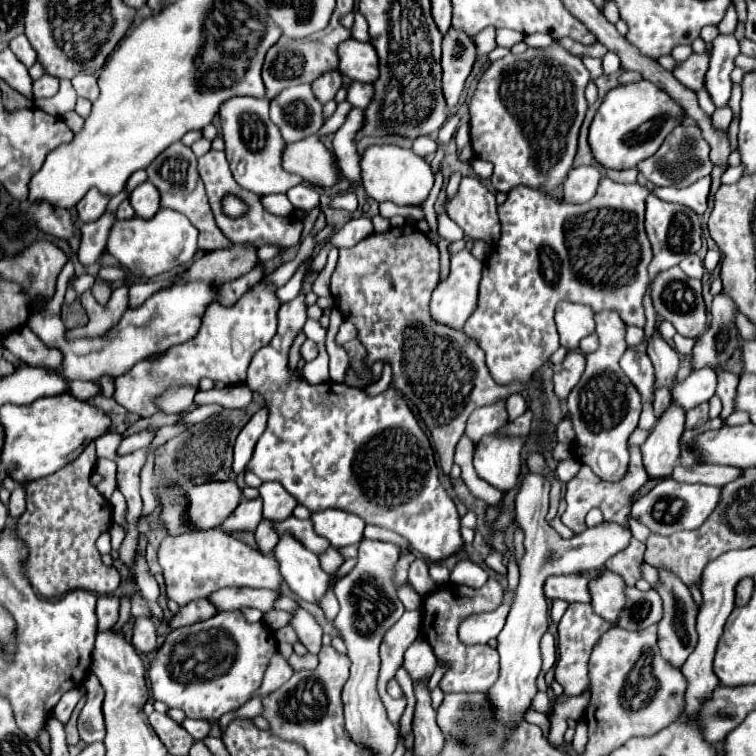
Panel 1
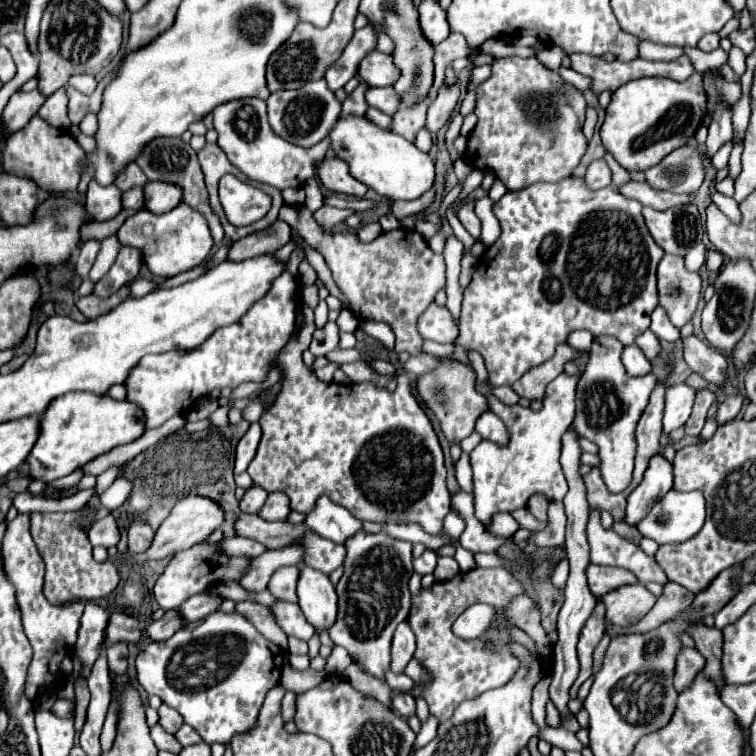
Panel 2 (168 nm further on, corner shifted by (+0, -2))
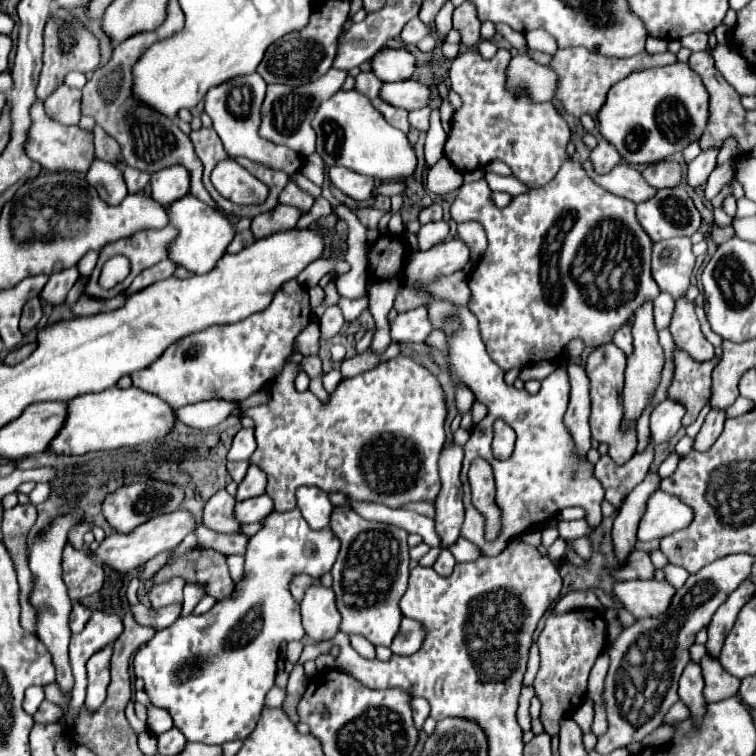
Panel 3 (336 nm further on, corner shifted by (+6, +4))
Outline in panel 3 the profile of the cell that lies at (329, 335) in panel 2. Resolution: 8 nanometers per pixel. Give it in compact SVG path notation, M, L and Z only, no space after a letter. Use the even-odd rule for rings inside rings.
M332 305L324 311L324 315L320 317L320 331L322 331L322 339L330 339L334 337L344 325L344 315L340 311L338 305Z

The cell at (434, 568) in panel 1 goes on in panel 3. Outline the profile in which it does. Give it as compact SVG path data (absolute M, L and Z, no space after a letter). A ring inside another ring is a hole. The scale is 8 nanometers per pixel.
M444 549L444 551L440 553L440 557L438 557L438 561L434 563L434 571L436 571L438 575L450 575L452 569L454 569L454 565L456 565L454 555L452 555L448 549Z

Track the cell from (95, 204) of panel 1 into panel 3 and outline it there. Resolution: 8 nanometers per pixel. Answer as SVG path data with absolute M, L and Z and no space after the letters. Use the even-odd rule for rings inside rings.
M96 159L92 163L86 179L90 185L94 185L98 189L100 197L106 199L108 205L118 205L128 195L126 183L122 177L122 169L118 169L112 163L106 163L102 159Z

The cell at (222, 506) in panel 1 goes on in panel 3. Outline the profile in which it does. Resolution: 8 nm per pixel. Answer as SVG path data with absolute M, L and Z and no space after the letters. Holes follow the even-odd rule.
M180 509L178 513L168 513L168 515L162 515L162 517L154 517L142 525L138 525L134 531L130 533L112 533L112 535L106 535L106 539L100 543L100 547L96 549L96 559L102 563L102 565L108 565L110 569L118 571L118 573L128 573L136 567L140 567L142 563L146 563L148 559L156 557L158 553L162 551L168 551L168 549L174 549L182 543L182 539L194 531L194 519L190 517L190 513L186 513L184 509Z

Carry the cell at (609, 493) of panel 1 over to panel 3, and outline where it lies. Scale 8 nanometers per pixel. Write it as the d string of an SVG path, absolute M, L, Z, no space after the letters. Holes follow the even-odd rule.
M654 443L642 453L634 455L628 463L616 465L608 455L600 457L596 463L596 477L602 481L606 489L606 501L610 501L616 509L622 505L626 495L644 481L654 459Z

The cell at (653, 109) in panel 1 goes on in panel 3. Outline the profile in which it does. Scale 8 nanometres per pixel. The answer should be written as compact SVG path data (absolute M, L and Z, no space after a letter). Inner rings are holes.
M686 63L630 73L616 83L600 109L598 129L630 165L650 165L698 141L708 125L708 91Z

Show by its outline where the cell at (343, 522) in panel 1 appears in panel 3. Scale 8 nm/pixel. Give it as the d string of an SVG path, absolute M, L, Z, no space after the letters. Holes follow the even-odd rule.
M302 487L296 493L298 509L306 523L312 529L324 529L330 523L332 503L328 501L328 495L318 487Z

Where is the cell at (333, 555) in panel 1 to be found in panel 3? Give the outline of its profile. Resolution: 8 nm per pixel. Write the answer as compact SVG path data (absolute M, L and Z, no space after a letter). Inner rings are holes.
M230 555L228 557L228 567L230 567L230 577L234 581L240 581L242 573L244 573L244 557L242 555Z

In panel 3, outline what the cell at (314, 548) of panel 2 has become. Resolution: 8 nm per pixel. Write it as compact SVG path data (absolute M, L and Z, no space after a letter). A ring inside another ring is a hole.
M298 509L286 513L272 511L262 519L262 529L248 541L244 553L244 577L236 583L234 593L228 599L216 601L204 615L178 617L174 625L158 631L146 647L142 645L138 649L134 655L134 671L144 679L150 703L170 713L174 727L184 733L186 741L222 745L226 741L246 739L254 731L264 707L264 697L274 687L282 641L300 641L304 637L298 603L290 597L290 581L298 573L322 577L332 569L338 549L340 539L330 527L318 531L310 529Z

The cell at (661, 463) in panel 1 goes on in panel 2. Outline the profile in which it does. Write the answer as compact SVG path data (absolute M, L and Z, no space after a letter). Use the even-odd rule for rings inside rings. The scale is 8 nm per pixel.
M656 453L650 459L642 483L628 497L628 507L626 507L628 525L636 525L640 519L644 519L648 507L652 507L656 499L662 499L672 489L674 481L672 471L674 471L672 463L662 453Z

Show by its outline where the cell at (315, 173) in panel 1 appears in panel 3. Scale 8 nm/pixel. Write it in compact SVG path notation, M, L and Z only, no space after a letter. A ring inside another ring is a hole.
M334 167L330 169L330 181L348 197L356 199L356 201L366 201L374 195L374 179L354 173L350 169L342 169L342 167Z

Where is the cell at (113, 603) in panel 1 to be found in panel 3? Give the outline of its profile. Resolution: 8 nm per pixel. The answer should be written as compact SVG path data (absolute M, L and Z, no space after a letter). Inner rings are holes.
M74 603L72 607L72 613L70 613L70 629L72 633L80 633L82 627L86 625L86 621L90 619L92 611L88 607L84 607L82 603Z

